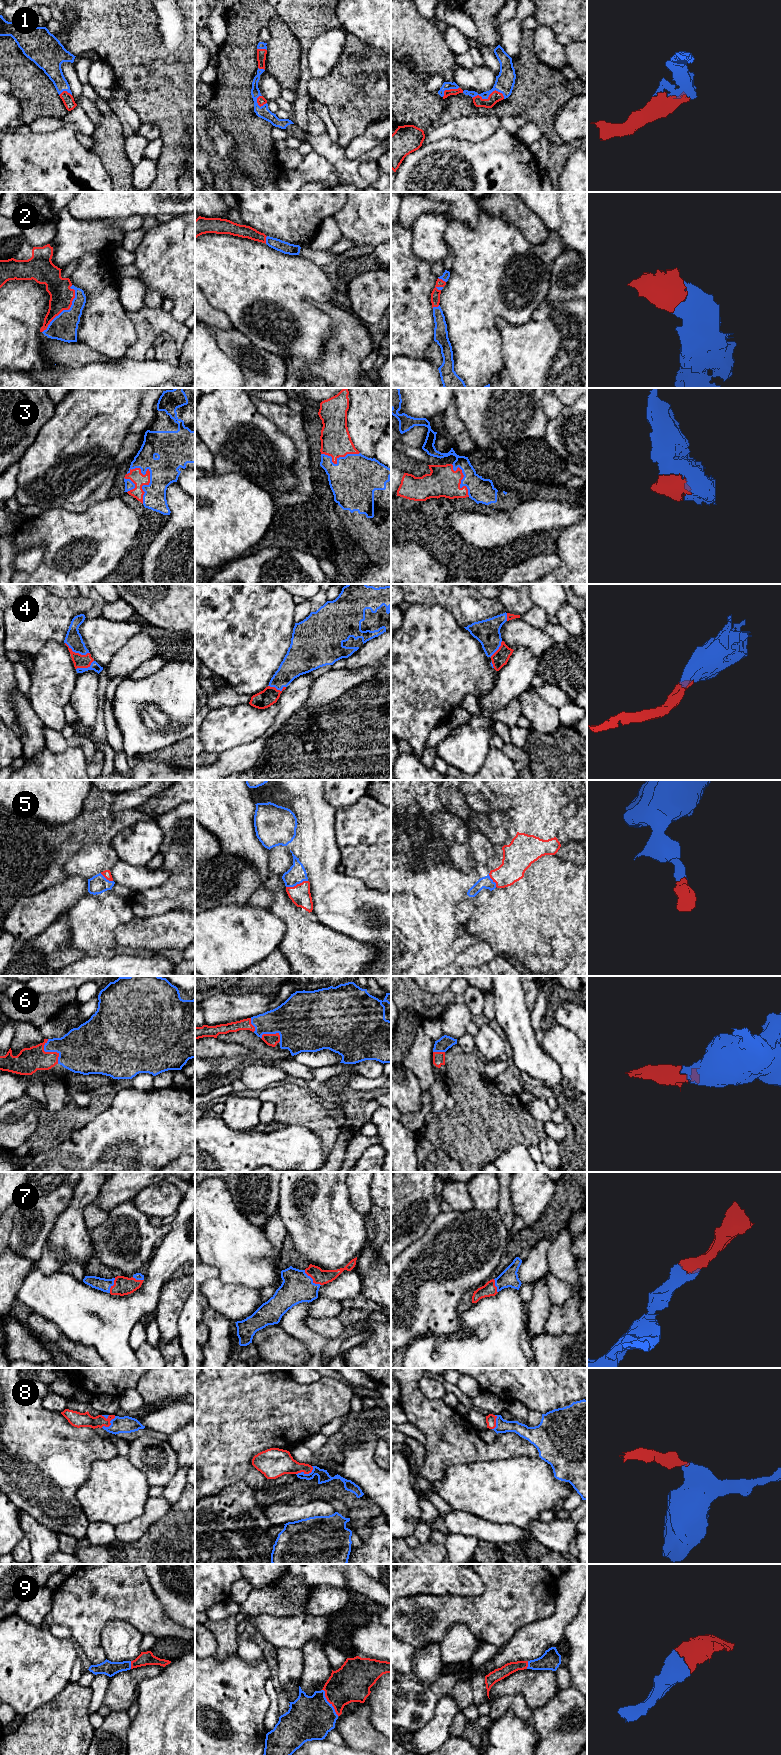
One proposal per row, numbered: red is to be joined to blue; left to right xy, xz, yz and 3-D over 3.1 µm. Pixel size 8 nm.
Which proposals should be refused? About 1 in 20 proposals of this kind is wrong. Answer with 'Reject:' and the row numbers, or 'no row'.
Reject: no row

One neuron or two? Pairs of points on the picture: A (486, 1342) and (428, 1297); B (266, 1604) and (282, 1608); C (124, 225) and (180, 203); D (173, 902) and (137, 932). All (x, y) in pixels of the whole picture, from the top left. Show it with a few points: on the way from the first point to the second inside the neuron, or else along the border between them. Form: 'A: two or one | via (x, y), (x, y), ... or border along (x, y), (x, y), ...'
A: two | border along (460, 1319), (457, 1333), (440, 1335)
B: one | via (270, 1604), (278, 1604)
C: two | border along (143, 216), (131, 215), (120, 220)
D: two | border along (181, 909), (171, 909), (153, 916), (135, 917)

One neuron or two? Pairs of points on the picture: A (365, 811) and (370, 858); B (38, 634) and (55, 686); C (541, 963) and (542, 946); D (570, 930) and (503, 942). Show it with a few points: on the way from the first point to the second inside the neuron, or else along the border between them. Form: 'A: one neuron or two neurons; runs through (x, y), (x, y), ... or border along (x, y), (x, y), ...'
A: one neuron; runs through (367, 823), (366, 846)
B: two neurons; border along (63, 641), (48, 641), (31, 658)
C: two neurons; border along (521, 944), (529, 952), (546, 954), (550, 950)
D: one neuron; runs through (552, 930), (539, 920), (518, 920), (514, 924)

